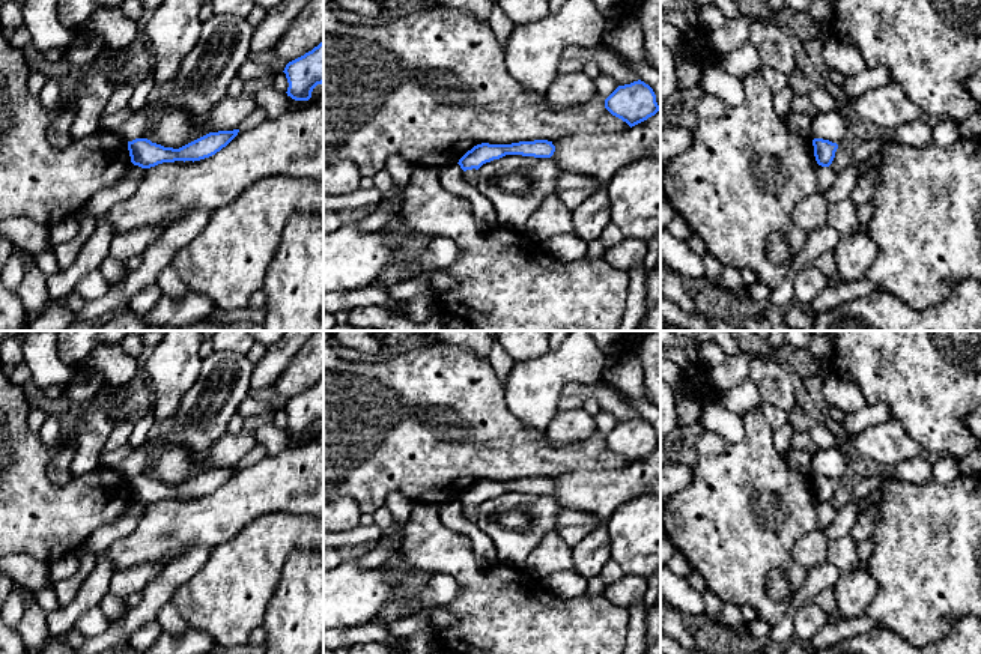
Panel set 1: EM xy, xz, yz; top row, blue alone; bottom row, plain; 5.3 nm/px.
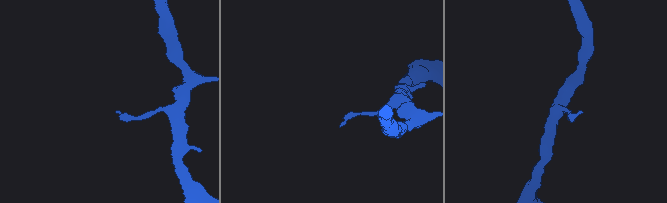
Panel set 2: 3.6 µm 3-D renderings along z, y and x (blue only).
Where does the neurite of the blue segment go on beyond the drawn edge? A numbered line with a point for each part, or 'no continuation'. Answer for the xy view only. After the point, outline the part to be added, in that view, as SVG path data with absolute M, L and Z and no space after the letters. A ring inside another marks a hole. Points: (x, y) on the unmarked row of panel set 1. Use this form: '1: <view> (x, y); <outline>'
no continuation

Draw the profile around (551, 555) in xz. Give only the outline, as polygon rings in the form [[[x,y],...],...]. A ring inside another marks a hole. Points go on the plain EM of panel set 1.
[[[555,531],[549,532],[530,553],[527,570],[539,579],[557,571],[573,571],[572,546],[564,543]]]

